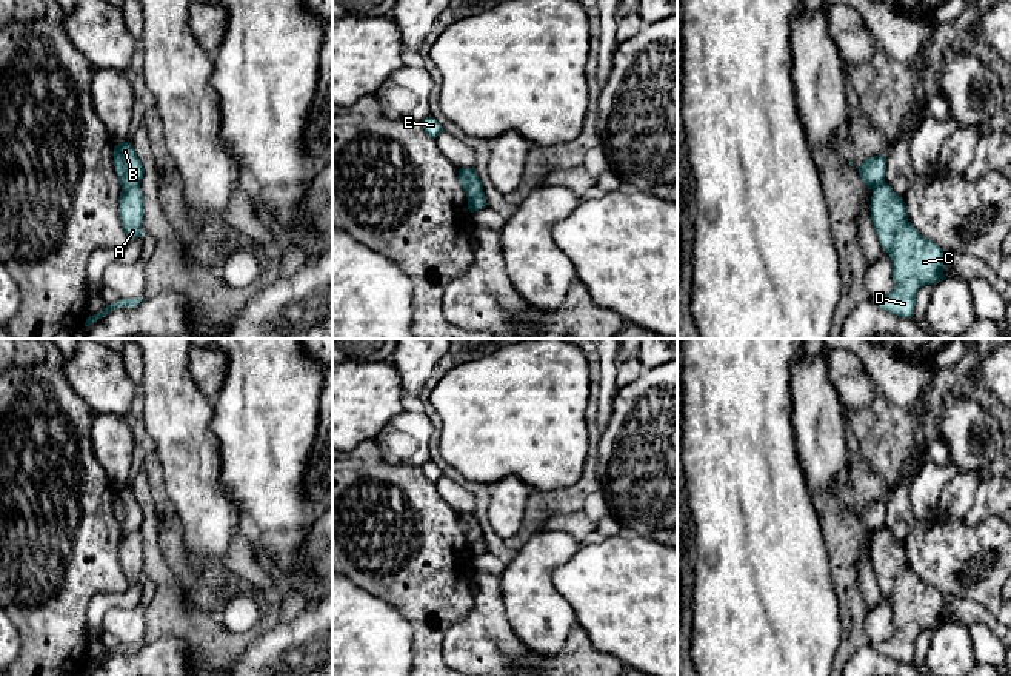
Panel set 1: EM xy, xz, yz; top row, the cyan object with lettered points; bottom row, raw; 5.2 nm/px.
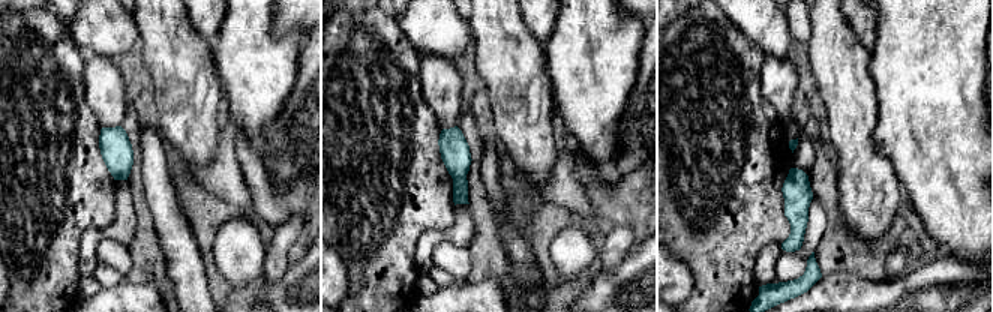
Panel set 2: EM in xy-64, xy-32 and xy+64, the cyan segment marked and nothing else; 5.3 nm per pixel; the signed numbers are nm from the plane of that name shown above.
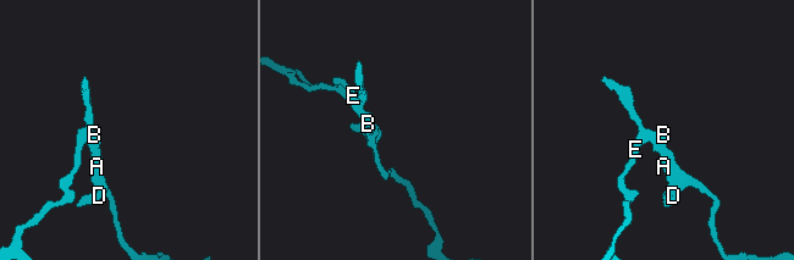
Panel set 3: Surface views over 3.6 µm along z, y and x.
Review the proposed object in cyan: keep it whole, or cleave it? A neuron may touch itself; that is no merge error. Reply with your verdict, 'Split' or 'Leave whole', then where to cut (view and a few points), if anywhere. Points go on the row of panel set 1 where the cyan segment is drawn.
Split. Split along xy (139, 184), (122, 190)

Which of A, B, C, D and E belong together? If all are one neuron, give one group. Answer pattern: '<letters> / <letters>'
A C D / B E

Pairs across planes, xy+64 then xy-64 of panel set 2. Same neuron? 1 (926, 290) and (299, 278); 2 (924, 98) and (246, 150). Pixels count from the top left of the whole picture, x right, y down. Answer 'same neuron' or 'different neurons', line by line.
1: same neuron
2: different neurons

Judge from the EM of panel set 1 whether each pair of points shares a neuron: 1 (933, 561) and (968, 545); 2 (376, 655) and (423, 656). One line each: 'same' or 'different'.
1: same
2: different

